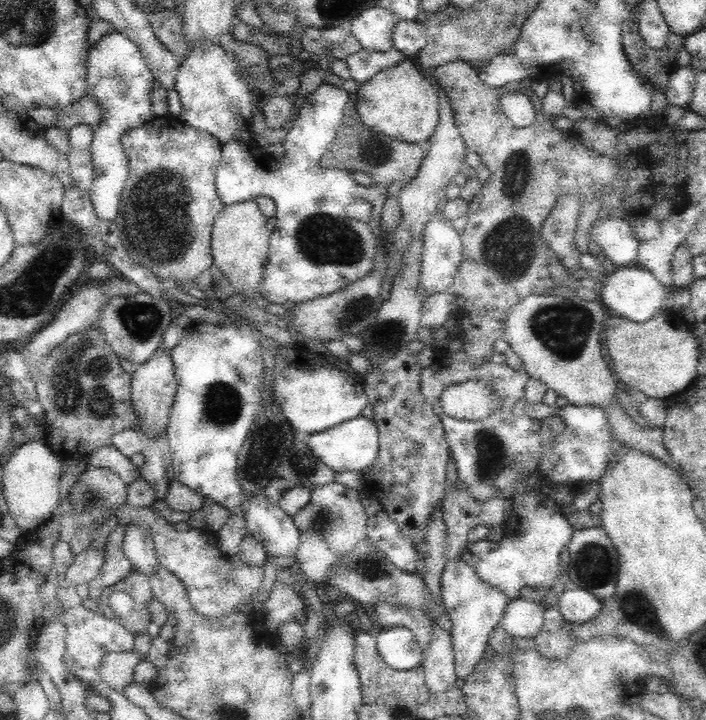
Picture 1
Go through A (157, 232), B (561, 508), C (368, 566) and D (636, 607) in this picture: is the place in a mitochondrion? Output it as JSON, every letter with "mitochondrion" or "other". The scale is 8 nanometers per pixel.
{"A":"mitochondrion","B":"other","C":"mitochondrion","D":"mitochondrion"}

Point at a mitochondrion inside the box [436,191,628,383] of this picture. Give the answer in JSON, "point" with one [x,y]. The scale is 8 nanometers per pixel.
{"point":[563,328]}

